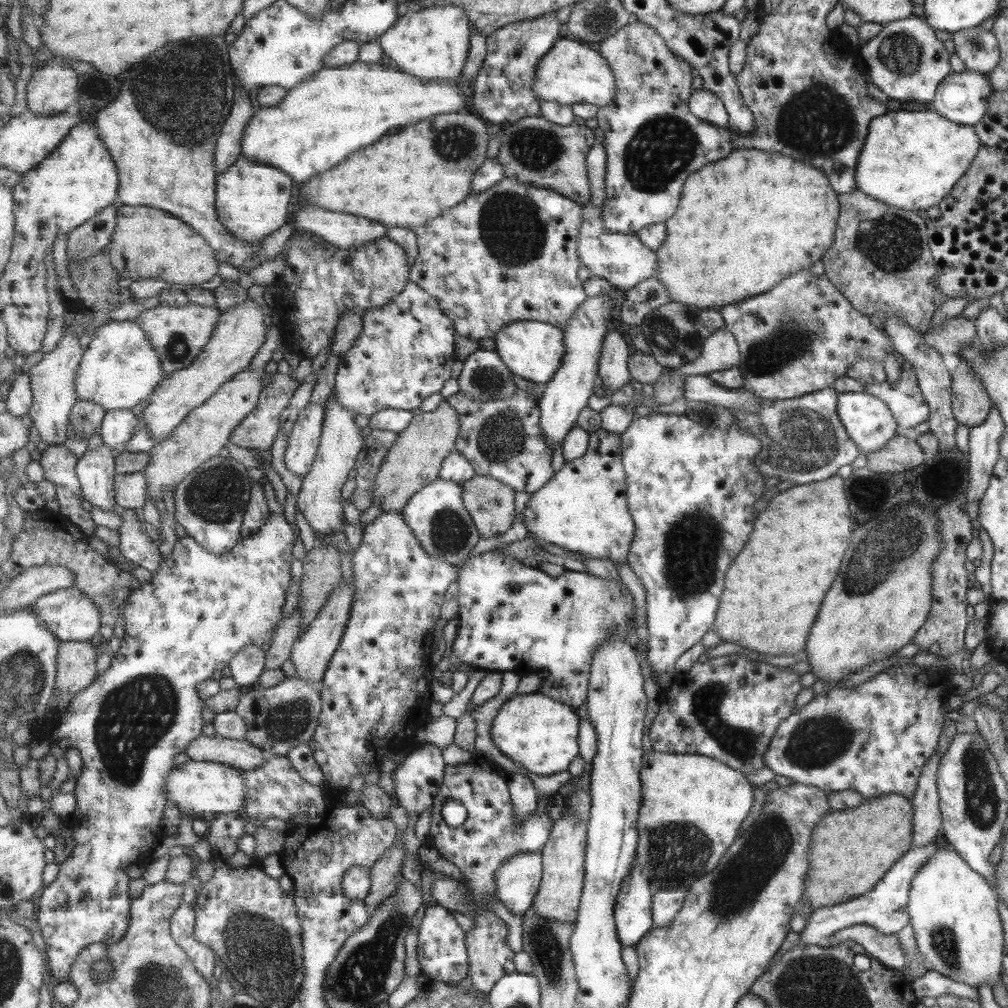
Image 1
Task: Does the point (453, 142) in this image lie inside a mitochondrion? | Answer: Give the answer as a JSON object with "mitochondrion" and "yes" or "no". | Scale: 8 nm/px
{"mitochondrion":"yes"}

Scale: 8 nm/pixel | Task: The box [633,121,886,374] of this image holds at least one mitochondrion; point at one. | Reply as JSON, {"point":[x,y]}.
{"point":[669,340]}

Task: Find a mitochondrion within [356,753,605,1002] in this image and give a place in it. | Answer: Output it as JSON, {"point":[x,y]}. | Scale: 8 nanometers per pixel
{"point":[544,941]}

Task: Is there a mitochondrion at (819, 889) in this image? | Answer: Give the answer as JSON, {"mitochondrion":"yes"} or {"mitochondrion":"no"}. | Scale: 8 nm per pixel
{"mitochondrion":"no"}

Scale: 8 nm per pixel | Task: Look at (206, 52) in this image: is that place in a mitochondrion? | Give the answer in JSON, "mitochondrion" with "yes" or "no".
{"mitochondrion":"yes"}

